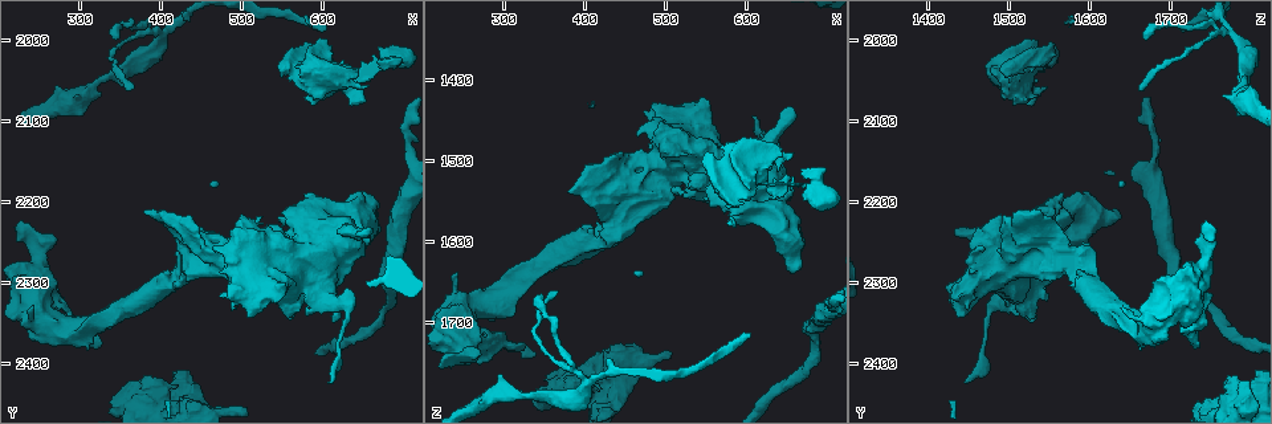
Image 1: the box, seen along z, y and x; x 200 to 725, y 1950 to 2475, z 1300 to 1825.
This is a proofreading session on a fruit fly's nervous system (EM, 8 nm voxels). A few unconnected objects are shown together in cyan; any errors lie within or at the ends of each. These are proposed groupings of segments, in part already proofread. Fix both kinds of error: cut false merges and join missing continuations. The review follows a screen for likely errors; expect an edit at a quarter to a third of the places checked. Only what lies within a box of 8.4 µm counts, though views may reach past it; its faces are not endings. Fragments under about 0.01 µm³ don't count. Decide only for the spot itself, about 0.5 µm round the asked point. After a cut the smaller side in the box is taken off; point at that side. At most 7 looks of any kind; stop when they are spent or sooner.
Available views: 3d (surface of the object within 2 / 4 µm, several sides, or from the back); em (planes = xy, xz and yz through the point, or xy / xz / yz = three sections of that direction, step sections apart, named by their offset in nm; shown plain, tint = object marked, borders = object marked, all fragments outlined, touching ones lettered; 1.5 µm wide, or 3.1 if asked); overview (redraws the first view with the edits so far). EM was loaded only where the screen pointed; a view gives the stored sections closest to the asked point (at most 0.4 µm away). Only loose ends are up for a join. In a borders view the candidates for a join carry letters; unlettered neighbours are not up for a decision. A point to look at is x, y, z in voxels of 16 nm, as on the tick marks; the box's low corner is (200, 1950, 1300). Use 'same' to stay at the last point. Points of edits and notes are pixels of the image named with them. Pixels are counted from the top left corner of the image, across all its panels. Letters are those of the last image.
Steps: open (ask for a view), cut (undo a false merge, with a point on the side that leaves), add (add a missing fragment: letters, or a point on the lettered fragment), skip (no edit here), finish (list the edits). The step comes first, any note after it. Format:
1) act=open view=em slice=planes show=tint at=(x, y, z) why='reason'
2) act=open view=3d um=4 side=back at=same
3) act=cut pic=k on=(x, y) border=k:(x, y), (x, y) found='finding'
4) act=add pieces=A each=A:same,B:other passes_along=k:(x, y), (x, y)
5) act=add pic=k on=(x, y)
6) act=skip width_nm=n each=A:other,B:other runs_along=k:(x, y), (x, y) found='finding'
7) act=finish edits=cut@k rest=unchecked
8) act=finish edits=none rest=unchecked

act=open view=em slice=planes show=borders at=(445, 2240, 1495) why='closes a loop'

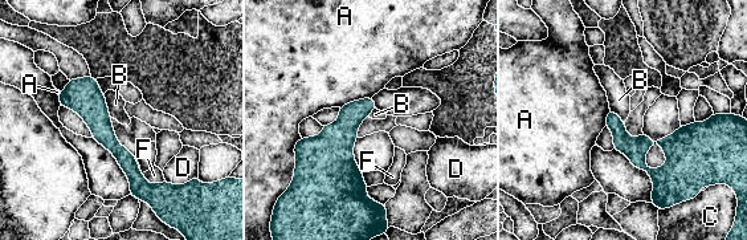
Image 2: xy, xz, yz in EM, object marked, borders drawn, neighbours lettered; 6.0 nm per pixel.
act=skip width_nm=140 each=A:other,B:other,C:other,D:other,F:other border=2:(103, 94), (106, 109), (111, 117) found='all the same neuron'

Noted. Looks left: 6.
act=open view=em slice=planes show=borders at=(340, 2045, 1785) why='narrows sharply'

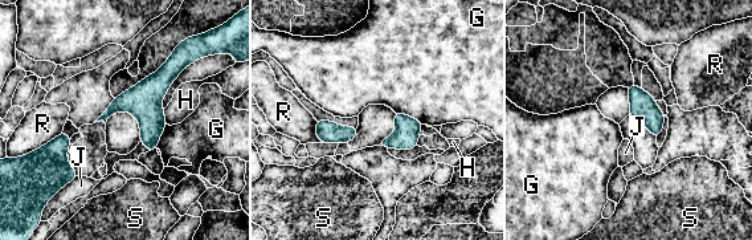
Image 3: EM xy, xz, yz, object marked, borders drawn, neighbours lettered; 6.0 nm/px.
act=skip each=G:other,H:other,J:other,R:other,S:other border=3:(395, 112), (408, 114), (424, 123) found='one neuron here'

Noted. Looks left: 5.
act=open view=3d um=2 side=back at=(325, 2375, 1725) why='branch stops here'

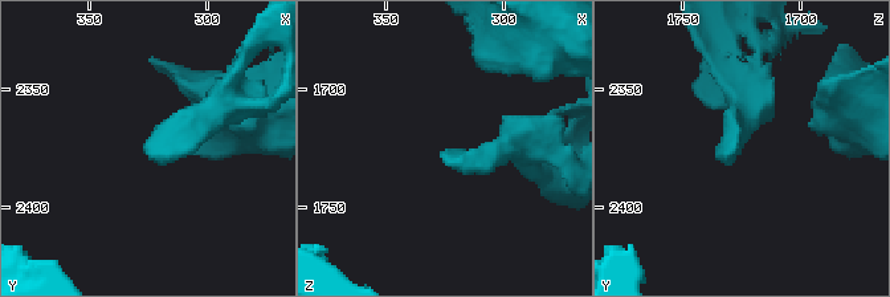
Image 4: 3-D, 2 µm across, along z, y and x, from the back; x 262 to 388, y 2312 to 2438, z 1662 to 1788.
act=open view=em slice=xz step=4 show=borders at=(327, 2375, 1727) why='need the tissue'

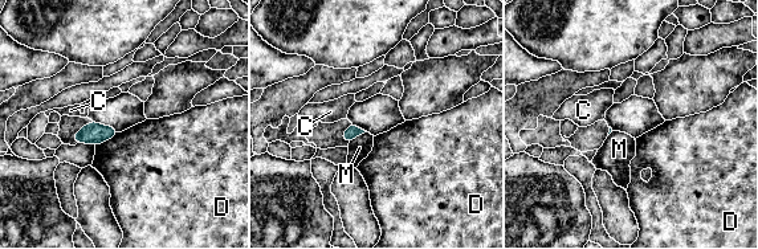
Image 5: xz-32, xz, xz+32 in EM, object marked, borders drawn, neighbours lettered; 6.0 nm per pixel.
act=skip each=C:other,D:other,M:other border=5:(118, 133), (96, 146) found='none of them fits'

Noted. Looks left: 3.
act=finish edits=none rest=unchecked

